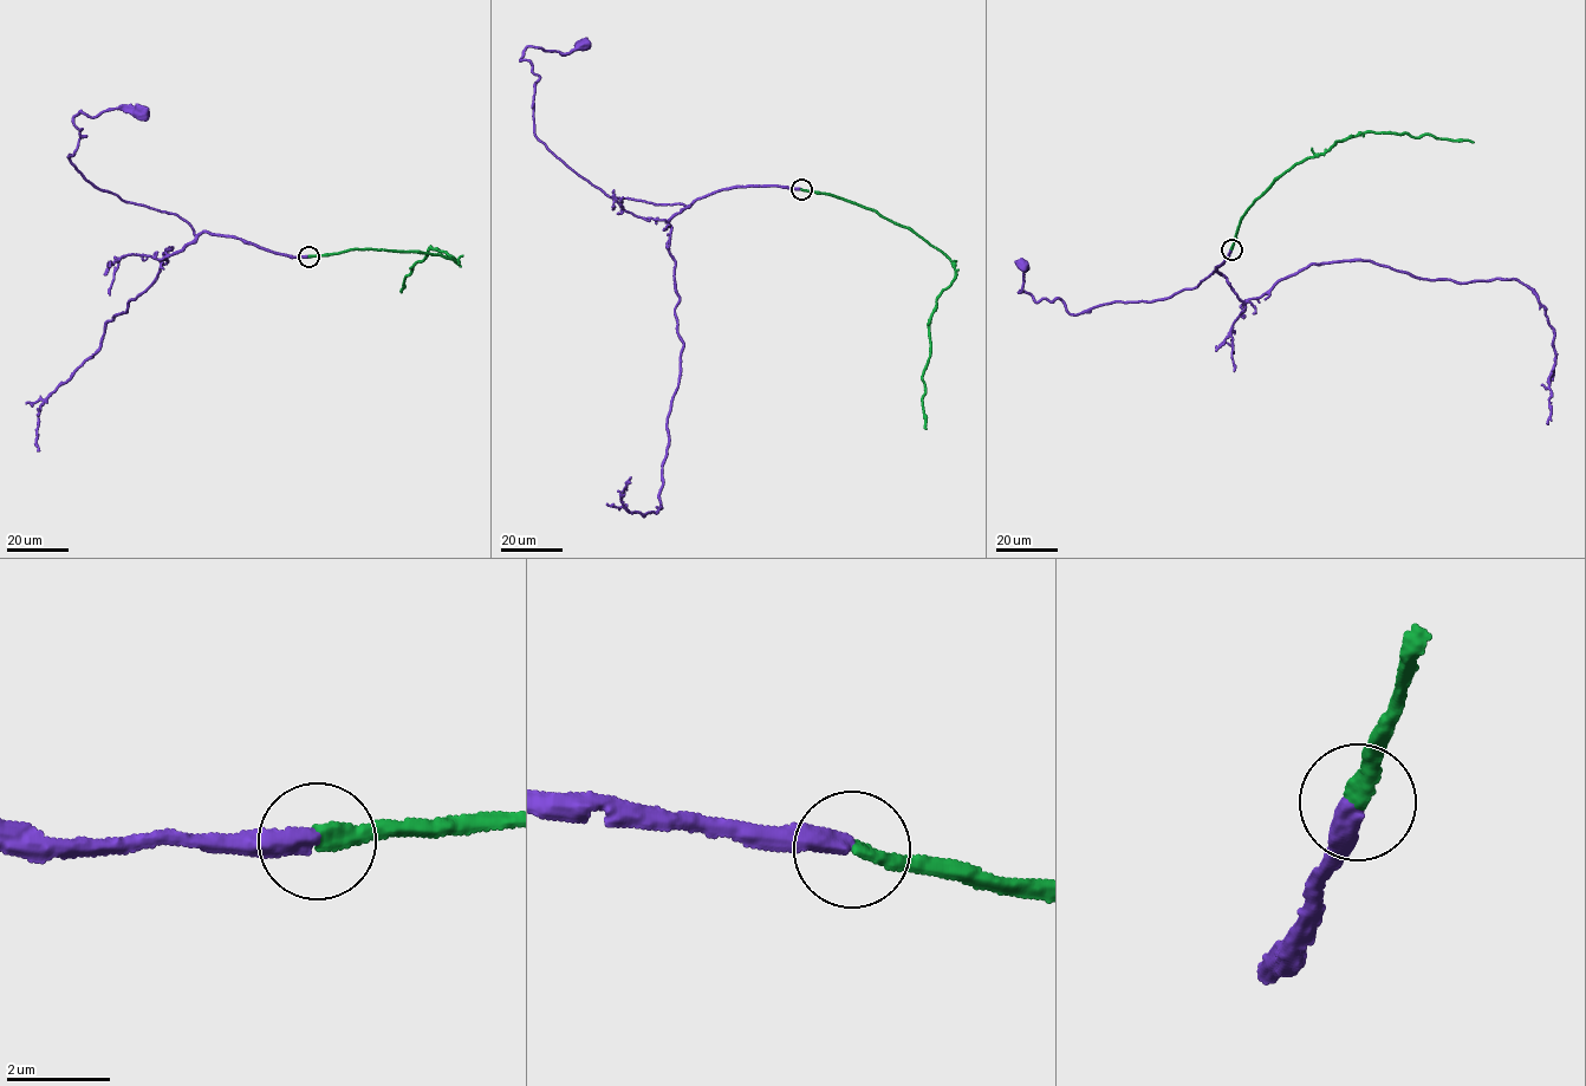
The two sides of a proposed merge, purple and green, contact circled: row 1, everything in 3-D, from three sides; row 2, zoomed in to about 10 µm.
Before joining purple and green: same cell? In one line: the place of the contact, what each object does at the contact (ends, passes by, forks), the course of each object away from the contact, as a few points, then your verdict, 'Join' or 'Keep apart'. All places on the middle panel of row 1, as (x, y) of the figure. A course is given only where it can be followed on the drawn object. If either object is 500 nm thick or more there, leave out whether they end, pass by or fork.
Place: (801, 189). At the ring purple ends. At the ring green ends. Course of purple: (801, 189), (735, 186), (687, 207), (609, 197), (534, 135), (539, 78), (521, 59), (527, 46), (583, 46). Course of green: (801, 189), (873, 209), (950, 260), (954, 280), (930, 319), (930, 356), (922, 376), (927, 428). Join

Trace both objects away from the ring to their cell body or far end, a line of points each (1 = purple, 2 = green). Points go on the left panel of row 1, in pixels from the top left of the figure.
1: (309, 257), (196, 235), (175, 214), (124, 202), (85, 180), (67, 157), (85, 136), (75, 117), (142, 112)
2: (309, 257), (384, 249), (456, 260), (429, 248), (424, 260), (411, 267), (402, 292)

